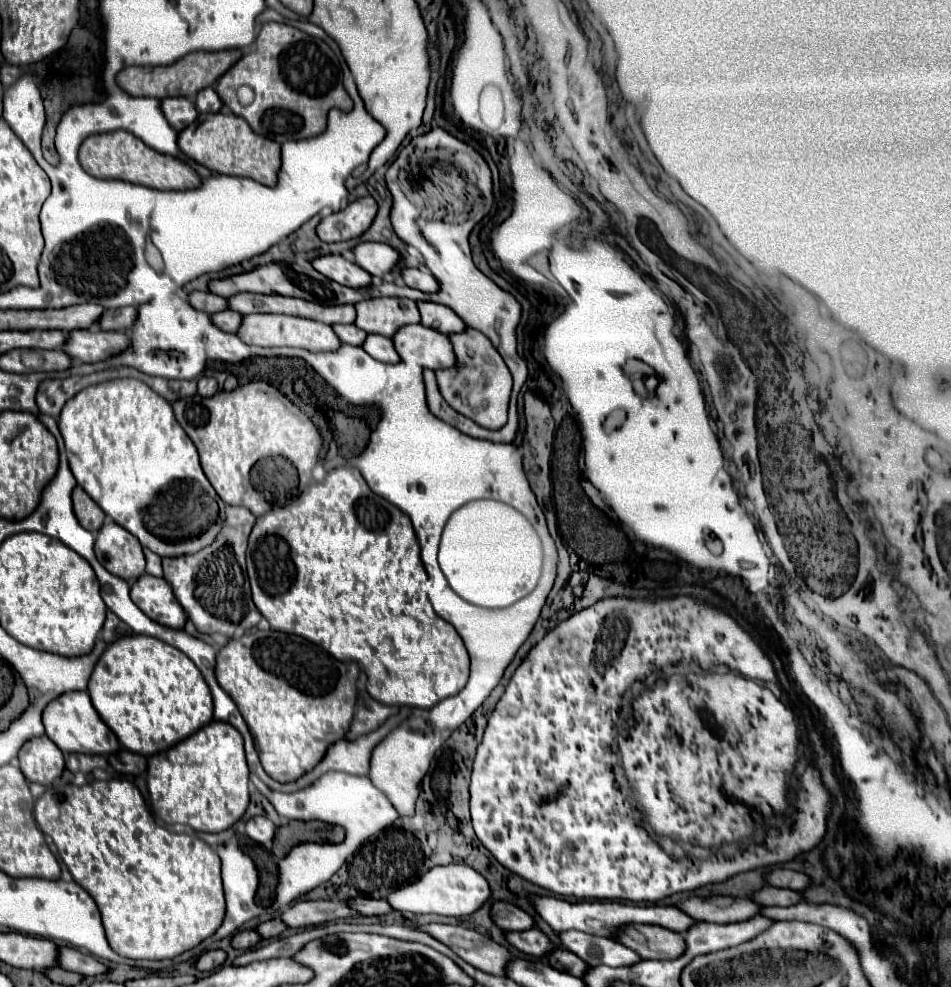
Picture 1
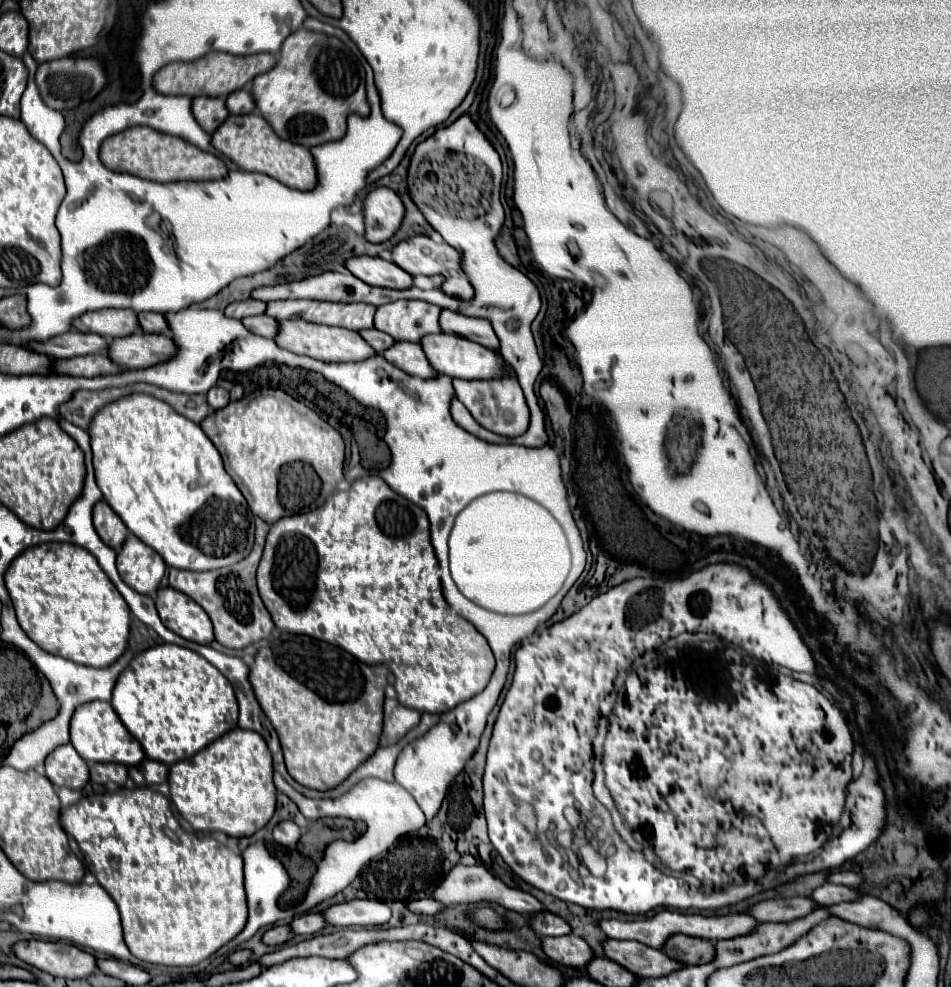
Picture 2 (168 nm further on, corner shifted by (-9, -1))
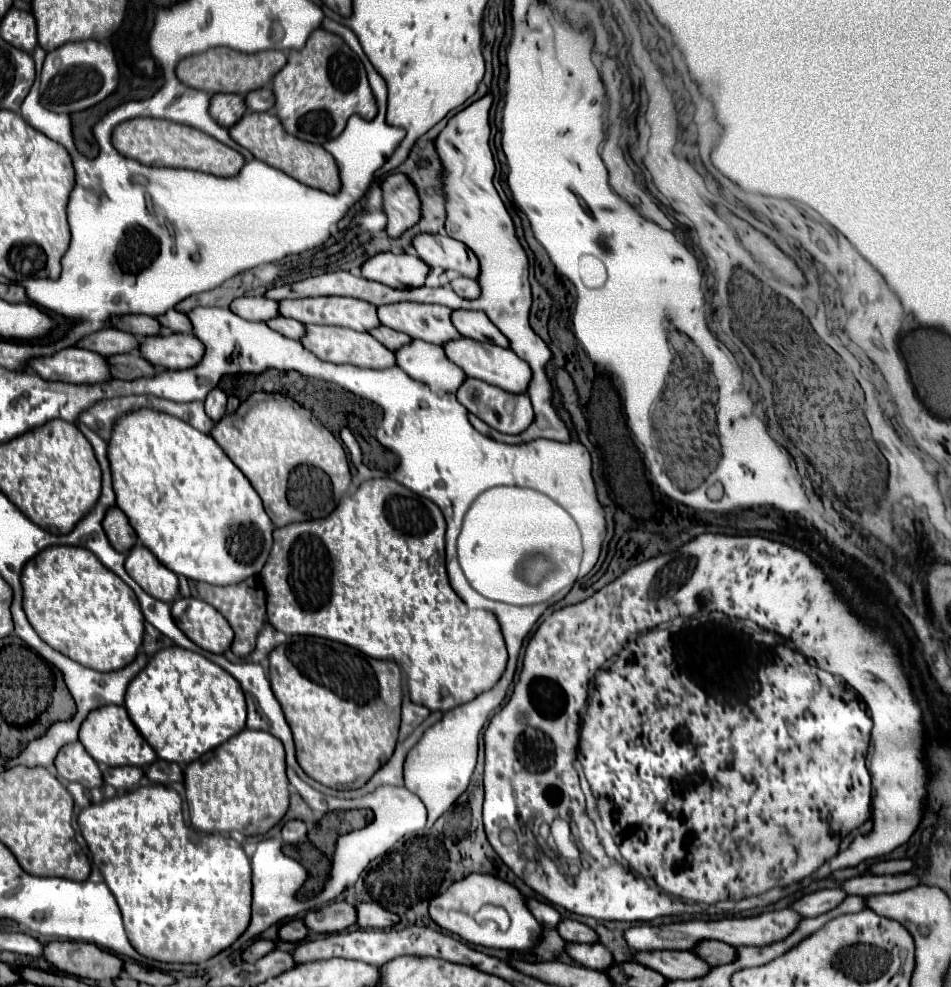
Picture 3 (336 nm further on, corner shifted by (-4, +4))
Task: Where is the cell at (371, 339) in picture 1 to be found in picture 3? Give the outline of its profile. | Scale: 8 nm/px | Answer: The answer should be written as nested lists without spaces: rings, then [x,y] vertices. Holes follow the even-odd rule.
[[[412,340],[406,344],[406,348],[398,348],[394,356],[398,368],[402,368],[414,380],[430,384],[430,388],[436,388],[440,394],[456,392],[458,384],[462,384],[466,378],[458,366],[446,360],[442,346],[424,340]]]

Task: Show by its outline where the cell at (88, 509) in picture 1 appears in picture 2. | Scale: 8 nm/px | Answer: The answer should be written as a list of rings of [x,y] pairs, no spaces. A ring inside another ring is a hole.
[[[99,501],[95,505],[93,525],[99,537],[103,539],[103,543],[107,543],[111,549],[119,549],[129,533],[129,529],[123,525],[123,521],[119,521],[119,517],[113,513],[113,509],[105,501]]]

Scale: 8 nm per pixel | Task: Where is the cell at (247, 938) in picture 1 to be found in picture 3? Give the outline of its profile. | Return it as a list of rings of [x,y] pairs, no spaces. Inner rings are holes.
[[[290,920],[290,922],[284,922],[280,928],[278,928],[278,938],[280,940],[286,940],[286,942],[300,942],[304,940],[308,934],[308,928],[304,926],[304,922],[300,920],[300,924],[296,920]]]

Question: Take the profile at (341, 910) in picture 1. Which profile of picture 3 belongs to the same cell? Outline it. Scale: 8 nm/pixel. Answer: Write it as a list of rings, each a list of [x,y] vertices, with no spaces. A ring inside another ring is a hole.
[[[376,902],[356,904],[356,918],[358,918],[356,924],[362,928],[388,928],[398,922],[398,916],[394,912],[384,910]]]

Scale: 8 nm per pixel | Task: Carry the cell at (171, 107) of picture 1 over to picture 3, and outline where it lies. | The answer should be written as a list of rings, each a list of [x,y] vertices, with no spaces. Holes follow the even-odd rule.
[[[214,94],[210,98],[210,116],[224,126],[230,128],[240,116],[244,116],[244,96],[242,94]]]

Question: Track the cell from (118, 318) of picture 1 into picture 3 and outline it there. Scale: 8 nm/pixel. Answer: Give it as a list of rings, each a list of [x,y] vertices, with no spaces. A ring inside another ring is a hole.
[[[168,310],[166,314],[156,318],[160,322],[160,326],[170,328],[172,332],[190,332],[190,322],[186,320],[184,314],[176,312],[176,310]]]

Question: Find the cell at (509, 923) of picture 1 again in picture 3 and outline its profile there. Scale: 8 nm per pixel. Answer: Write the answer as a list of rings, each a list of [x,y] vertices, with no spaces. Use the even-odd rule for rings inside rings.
[[[562,920],[556,926],[556,930],[566,942],[596,942],[598,940],[594,930],[590,930],[586,924],[580,924],[576,920]]]

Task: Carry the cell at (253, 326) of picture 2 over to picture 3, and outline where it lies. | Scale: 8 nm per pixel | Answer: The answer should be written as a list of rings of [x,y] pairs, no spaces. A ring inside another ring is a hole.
[[[276,316],[276,318],[270,318],[266,320],[266,326],[280,332],[282,336],[288,336],[292,340],[298,340],[304,332],[304,324],[298,322],[298,320],[292,320],[292,318],[284,318],[284,316]]]

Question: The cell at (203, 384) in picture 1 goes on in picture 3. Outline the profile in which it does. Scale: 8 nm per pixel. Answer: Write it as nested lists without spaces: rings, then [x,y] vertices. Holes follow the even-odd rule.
[[[214,388],[214,390],[206,396],[204,404],[206,404],[206,414],[216,422],[216,420],[222,418],[224,412],[226,412],[226,394],[224,394],[220,388]]]

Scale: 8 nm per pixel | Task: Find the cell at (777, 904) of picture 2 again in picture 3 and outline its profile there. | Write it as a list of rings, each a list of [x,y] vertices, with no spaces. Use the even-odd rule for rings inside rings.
[[[832,888],[832,890],[818,890],[812,894],[806,894],[798,900],[794,900],[790,904],[790,908],[794,912],[798,912],[800,916],[818,916],[822,912],[828,912],[830,908],[834,908],[836,904],[840,904],[846,898],[846,894],[840,888]]]

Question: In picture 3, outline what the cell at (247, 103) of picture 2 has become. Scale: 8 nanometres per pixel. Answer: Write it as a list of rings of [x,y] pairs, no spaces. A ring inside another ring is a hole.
[[[264,86],[264,88],[258,88],[258,90],[248,92],[246,94],[246,108],[248,110],[256,110],[256,112],[270,110],[272,108],[272,102],[270,102],[270,86]]]

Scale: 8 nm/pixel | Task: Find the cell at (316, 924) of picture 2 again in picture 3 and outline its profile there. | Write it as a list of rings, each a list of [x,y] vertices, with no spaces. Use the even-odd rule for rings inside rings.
[[[332,902],[318,910],[310,910],[304,916],[304,924],[310,932],[320,932],[320,934],[340,932],[356,924],[356,912],[354,912],[354,906],[346,902]]]

